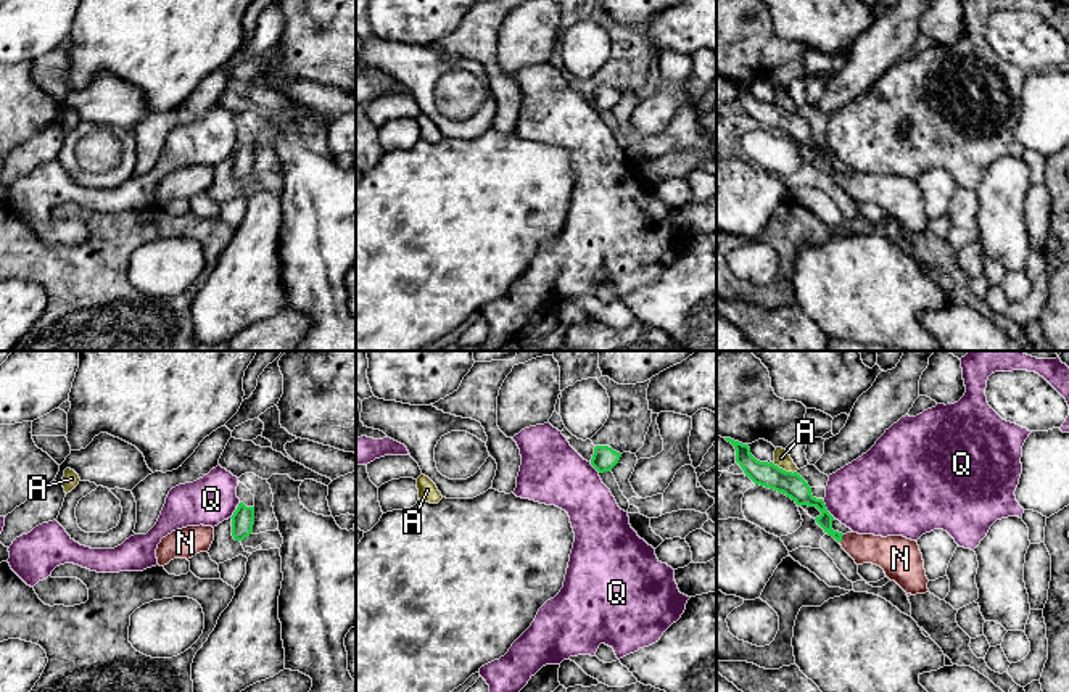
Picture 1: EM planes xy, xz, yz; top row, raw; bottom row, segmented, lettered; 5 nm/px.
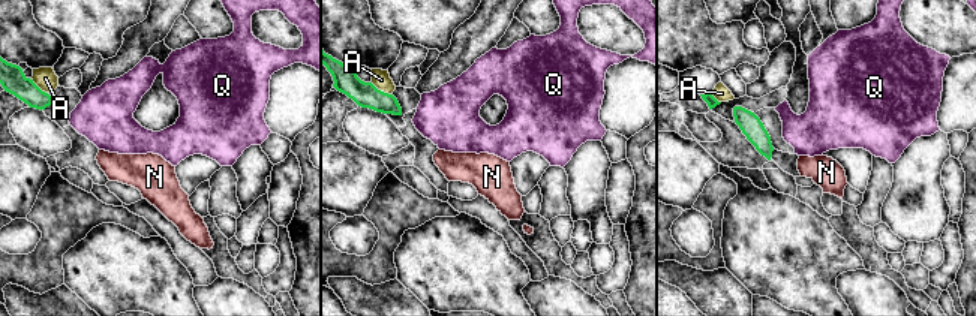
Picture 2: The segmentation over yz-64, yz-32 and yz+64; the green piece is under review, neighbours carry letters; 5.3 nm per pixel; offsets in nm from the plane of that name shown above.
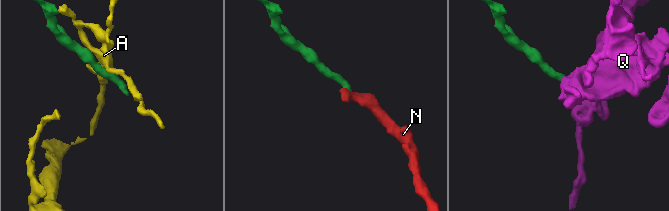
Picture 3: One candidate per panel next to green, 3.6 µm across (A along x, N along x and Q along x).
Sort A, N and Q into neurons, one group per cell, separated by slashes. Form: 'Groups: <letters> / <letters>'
Groups: A / N / Q

